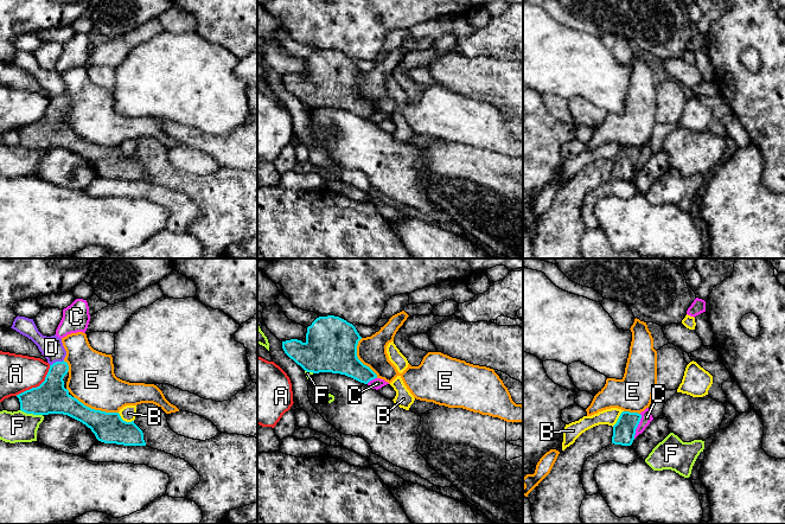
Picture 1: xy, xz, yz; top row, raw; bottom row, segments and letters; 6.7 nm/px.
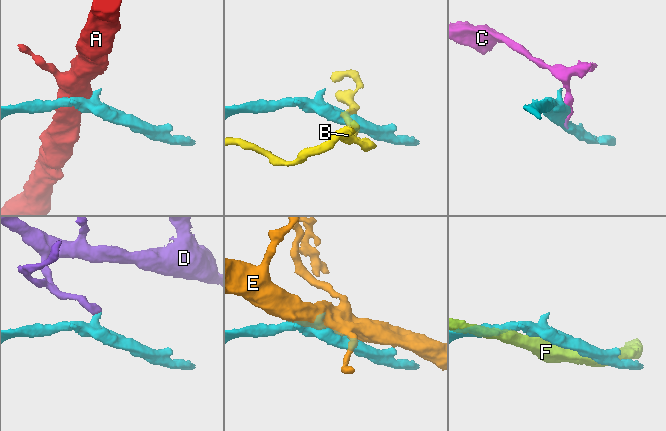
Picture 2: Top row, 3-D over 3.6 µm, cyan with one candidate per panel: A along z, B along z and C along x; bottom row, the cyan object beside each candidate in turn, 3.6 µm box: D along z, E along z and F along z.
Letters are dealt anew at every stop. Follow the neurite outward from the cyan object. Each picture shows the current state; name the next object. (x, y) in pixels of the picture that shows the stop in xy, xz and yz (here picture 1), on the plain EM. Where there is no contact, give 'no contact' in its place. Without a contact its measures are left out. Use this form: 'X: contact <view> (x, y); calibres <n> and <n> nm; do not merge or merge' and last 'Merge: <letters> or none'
A: contact xy (37, 121); calibres 220 and 260 nm; do not merge
B: contact xy (125, 155); calibres 200 and 110 nm; do not merge
C: contact yz (637, 160); calibres 160 and 80 nm; do not merge
D: contact xy (56, 96); calibres 220 and 160 nm; do not merge
E: contact xy (96, 145); calibres 200 and 320 nm; do not merge
F: contact xy (31, 147); calibres 220 and 200 nm; do not merge
Merge: none

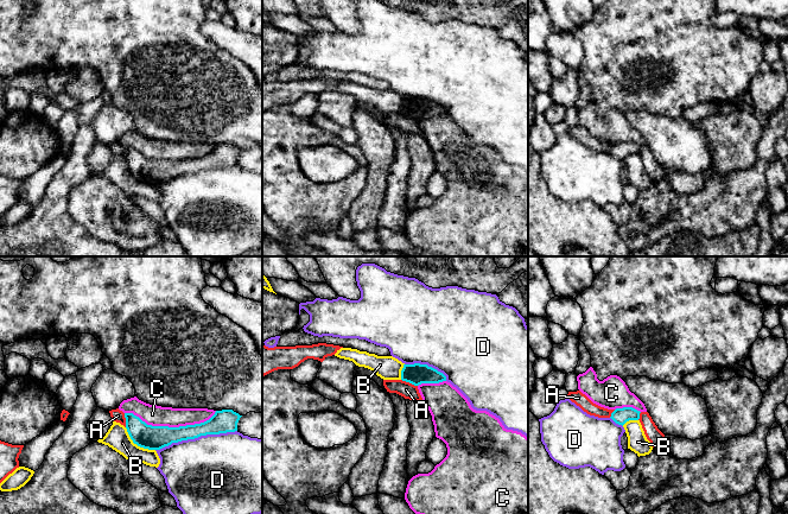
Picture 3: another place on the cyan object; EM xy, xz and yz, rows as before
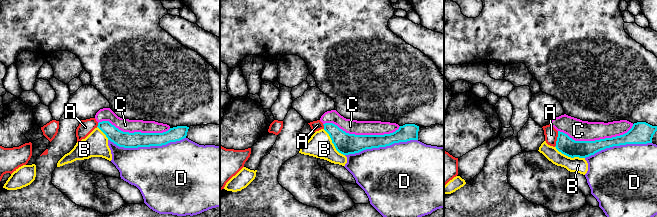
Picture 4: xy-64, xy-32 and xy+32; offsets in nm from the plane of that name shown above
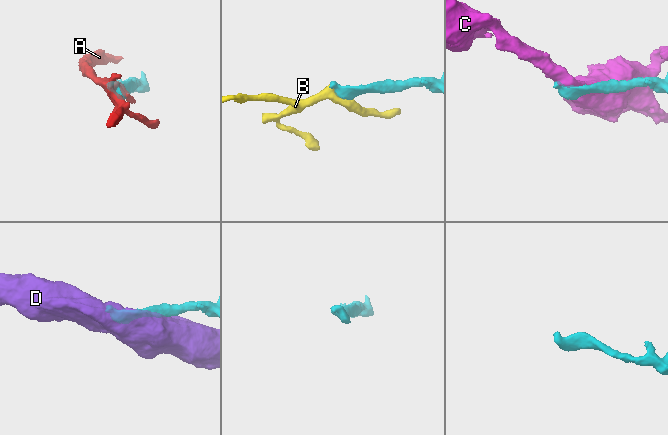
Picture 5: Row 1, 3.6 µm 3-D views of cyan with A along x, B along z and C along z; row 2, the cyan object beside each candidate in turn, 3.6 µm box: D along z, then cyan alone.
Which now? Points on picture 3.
A: contact xz (410, 116); calibres 140 and 110 nm; do not merge
B: contact xy (137, 178); calibres 160 and 160 nm; do not merge
C: contact xy (170, 162); calibres 160 and 140 nm; do not merge
D: contact xy (196, 171); calibres 160 and 500 nm; do not merge
Merge: none

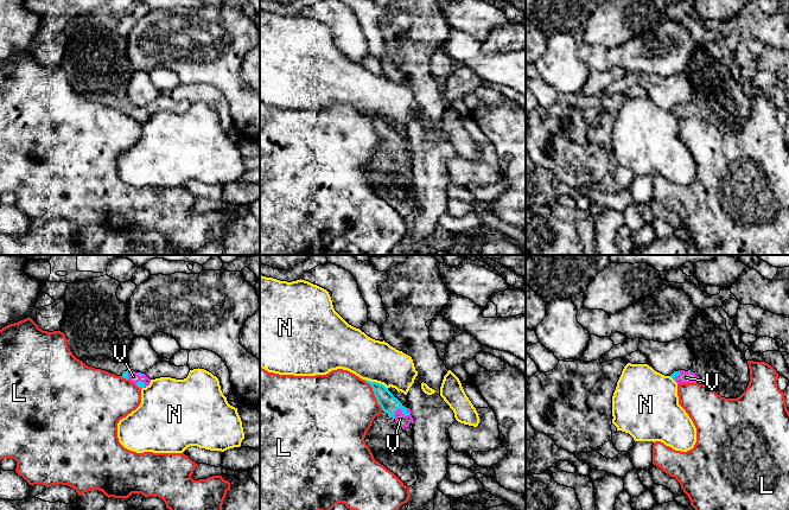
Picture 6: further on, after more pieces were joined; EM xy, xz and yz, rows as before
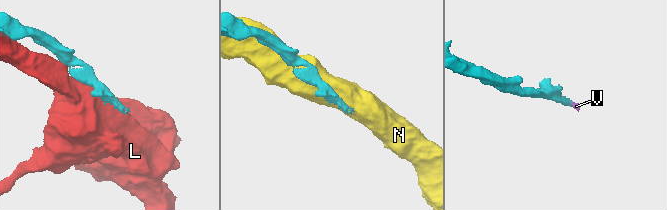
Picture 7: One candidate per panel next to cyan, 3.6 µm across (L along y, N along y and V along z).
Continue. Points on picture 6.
L: contact xz (374, 128); calibres 120 and 480 nm; do not merge
N: contact xz (375, 116); calibres 120 and 280 nm; do not merge
V: contact xz (399, 142); calibres 120 and 80 nm; merge
Merge: V

